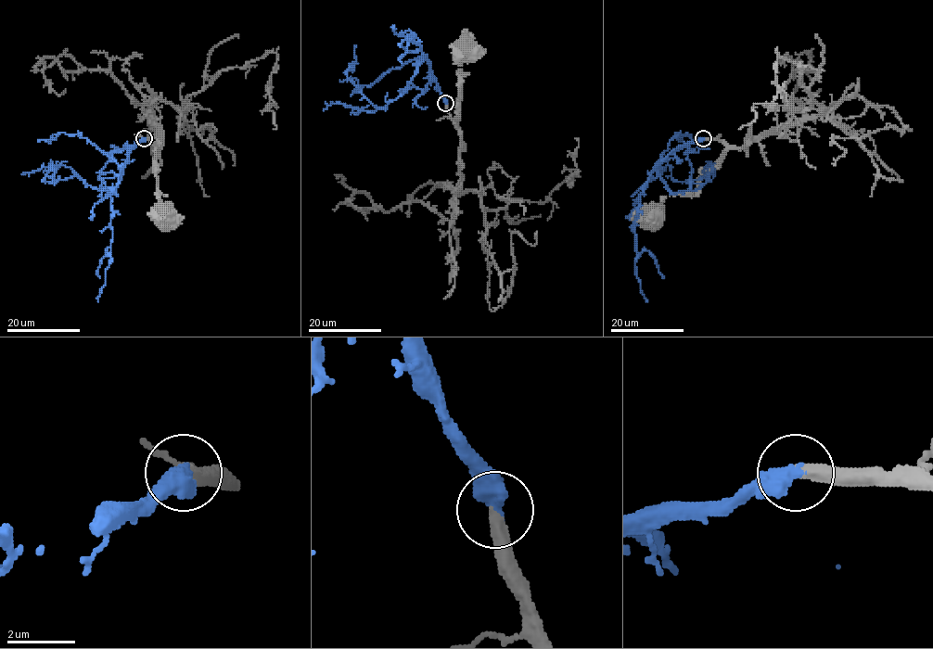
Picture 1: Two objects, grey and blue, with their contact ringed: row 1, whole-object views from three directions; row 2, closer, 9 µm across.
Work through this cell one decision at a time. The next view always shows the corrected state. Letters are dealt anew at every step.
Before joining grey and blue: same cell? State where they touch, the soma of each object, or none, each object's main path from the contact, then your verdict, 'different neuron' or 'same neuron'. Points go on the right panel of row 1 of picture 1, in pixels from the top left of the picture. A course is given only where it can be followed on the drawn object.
(703, 138) | grey (648, 215) | blue none | grey via (704, 138), (717, 138), (726, 147), (723, 155), (700, 173), (696, 189), (665, 196), (649, 217) | blue via (704, 138), (674, 149), (658, 174), (670, 191), (700, 187), (708, 176), (679, 182), (668, 166), (645, 184) | same neuron

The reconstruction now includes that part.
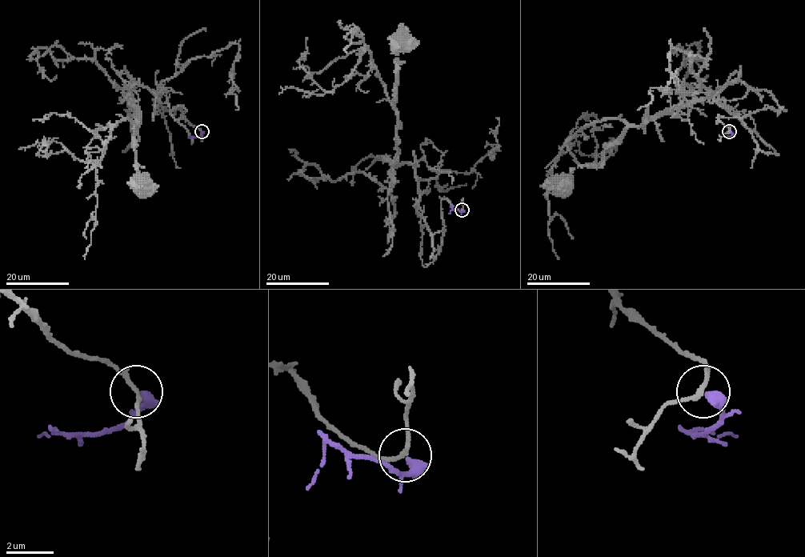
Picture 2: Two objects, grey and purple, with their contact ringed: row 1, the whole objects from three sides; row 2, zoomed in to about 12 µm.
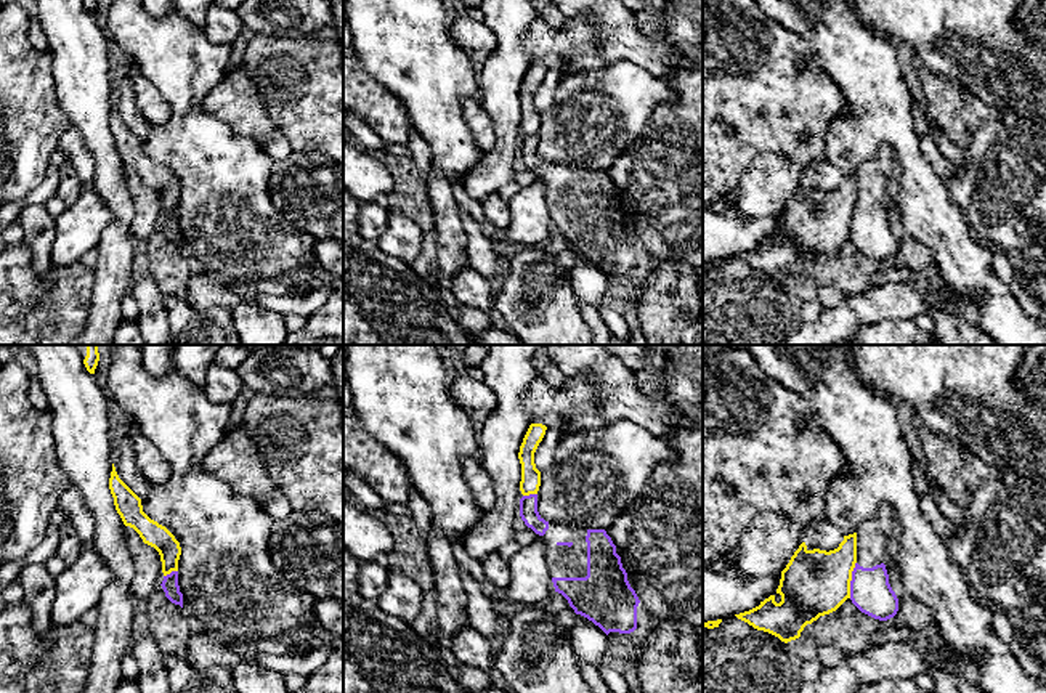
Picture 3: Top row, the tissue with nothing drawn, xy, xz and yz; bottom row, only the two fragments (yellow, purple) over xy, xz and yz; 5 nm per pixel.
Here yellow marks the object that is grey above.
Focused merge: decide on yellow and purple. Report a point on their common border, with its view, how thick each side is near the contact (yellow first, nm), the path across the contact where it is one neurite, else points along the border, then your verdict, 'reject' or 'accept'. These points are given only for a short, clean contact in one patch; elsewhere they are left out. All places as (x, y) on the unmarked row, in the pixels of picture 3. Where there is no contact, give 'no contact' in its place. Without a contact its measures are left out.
yz (851, 220) | 340/200 nm | along yz (855, 202), (851, 212), (849, 238) | reject

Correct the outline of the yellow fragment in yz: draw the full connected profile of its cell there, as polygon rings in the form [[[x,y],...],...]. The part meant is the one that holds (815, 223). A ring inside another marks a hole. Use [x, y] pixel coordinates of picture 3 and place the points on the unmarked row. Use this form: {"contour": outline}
{"contour": [[[857,173],[844,176],[834,191],[809,191],[805,183],[781,212],[776,234],[759,247],[735,255],[757,271],[768,273],[788,284],[801,278],[807,265],[836,252],[850,239],[852,212],[857,204]]]}

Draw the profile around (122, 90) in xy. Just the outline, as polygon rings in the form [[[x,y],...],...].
[[[127,75],[112,83],[112,104],[119,119],[141,140],[144,141],[152,125],[141,116],[135,103],[135,91],[132,80]]]

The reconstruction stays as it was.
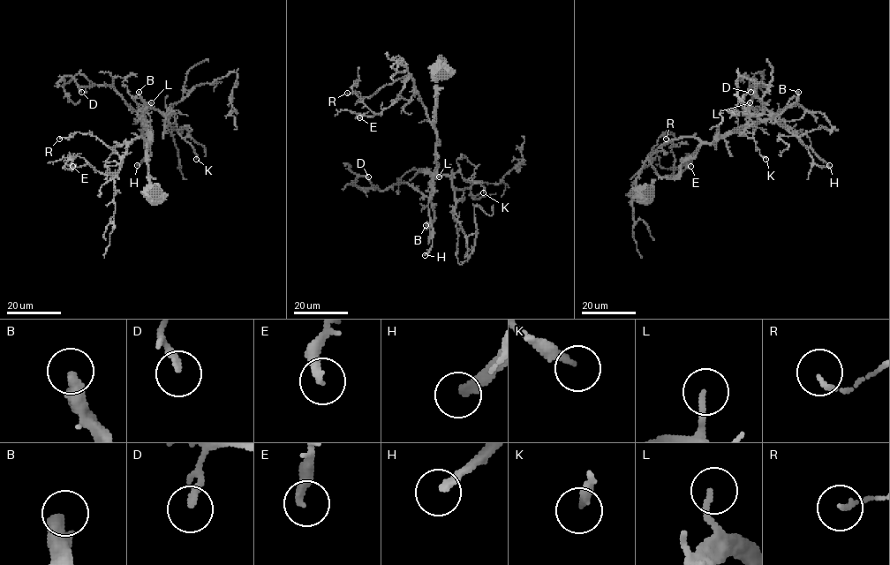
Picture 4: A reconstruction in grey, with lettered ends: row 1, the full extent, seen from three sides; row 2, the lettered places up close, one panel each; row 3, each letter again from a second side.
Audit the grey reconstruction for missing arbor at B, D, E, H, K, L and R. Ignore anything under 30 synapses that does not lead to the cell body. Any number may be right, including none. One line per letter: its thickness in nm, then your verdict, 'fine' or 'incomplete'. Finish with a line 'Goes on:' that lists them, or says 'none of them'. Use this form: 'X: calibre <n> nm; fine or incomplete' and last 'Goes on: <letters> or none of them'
B: calibre 440 nm; incomplete
D: calibre 190 nm; fine
E: calibre 280 nm; fine
H: calibre 240 nm; incomplete
K: calibre 220 nm; fine
L: calibre 190 nm; incomplete
R: calibre 130 nm; fine
Goes on: B, H, L

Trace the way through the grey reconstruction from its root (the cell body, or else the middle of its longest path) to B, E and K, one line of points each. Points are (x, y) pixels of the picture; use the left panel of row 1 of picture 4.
B: (154, 194), (152, 198), (147, 193), (149, 139), (144, 117), (147, 103), (139, 92)
E: (154, 194), (147, 193), (147, 143), (141, 137), (128, 145), (116, 176), (99, 173), (79, 156), (72, 166)
K: (154, 194), (147, 193), (149, 139), (144, 119), (147, 108), (174, 116), (177, 132), (192, 146), (196, 159)

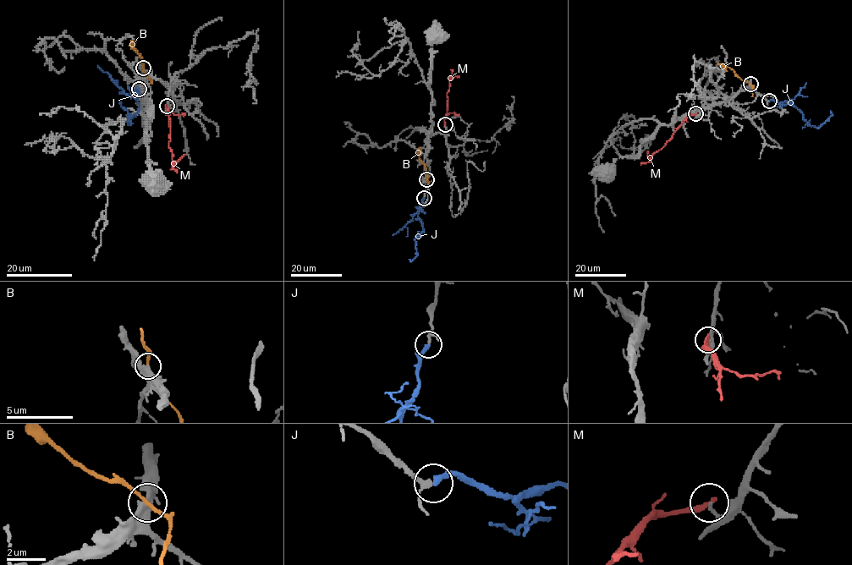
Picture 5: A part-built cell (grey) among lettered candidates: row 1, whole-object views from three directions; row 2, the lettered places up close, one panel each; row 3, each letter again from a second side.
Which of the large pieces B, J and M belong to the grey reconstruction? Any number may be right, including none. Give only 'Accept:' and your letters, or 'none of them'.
Accept: J

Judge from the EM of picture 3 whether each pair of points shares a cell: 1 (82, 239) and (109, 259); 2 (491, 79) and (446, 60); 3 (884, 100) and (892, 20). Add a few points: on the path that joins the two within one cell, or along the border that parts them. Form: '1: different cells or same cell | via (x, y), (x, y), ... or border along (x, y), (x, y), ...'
1: different cells | border along (111, 212), (111, 222), (95, 247)
2: different cells | border along (475, 68), (477, 97)
3: different cells | border along (859, 20), (895, 42)

